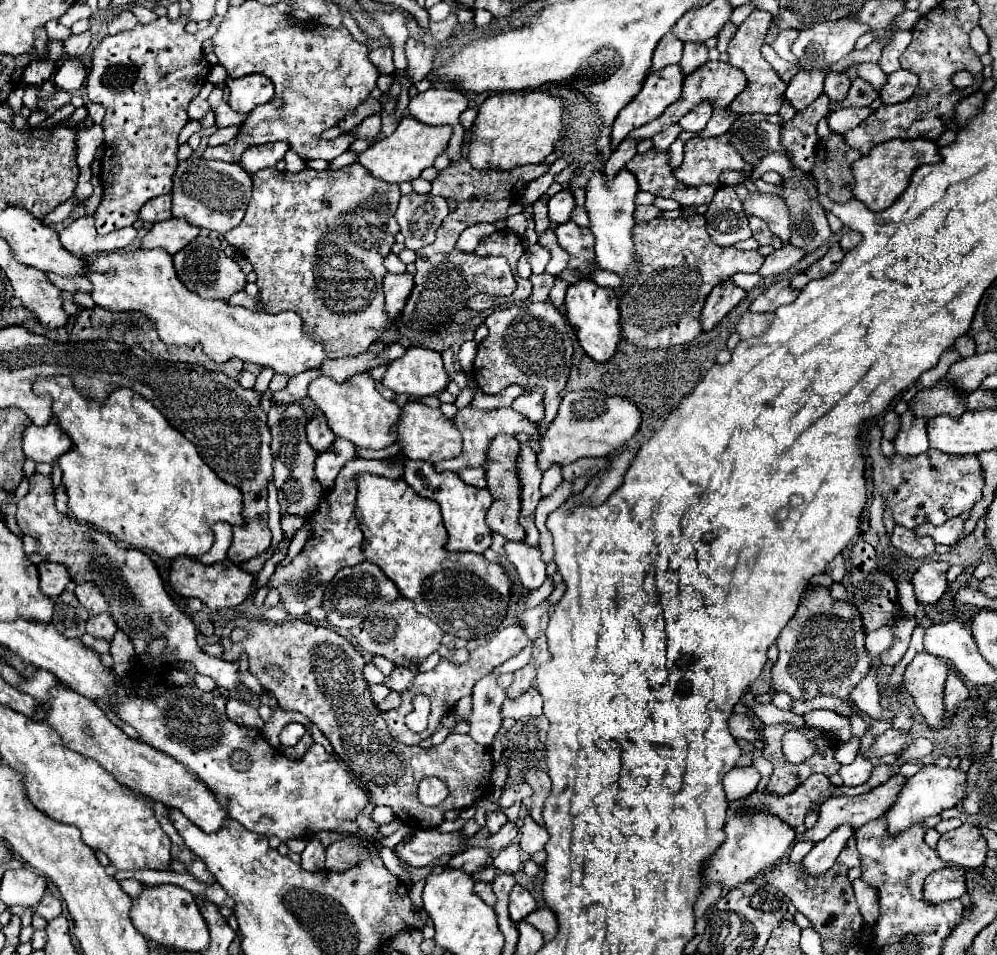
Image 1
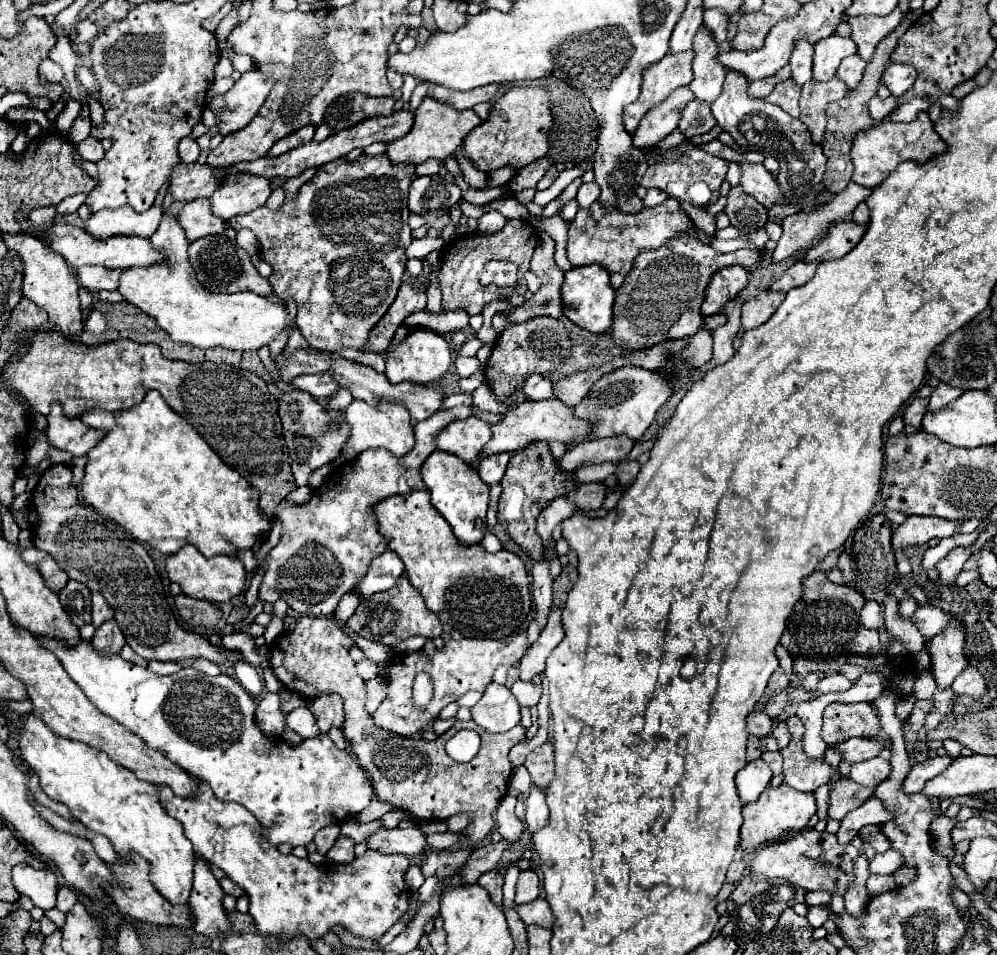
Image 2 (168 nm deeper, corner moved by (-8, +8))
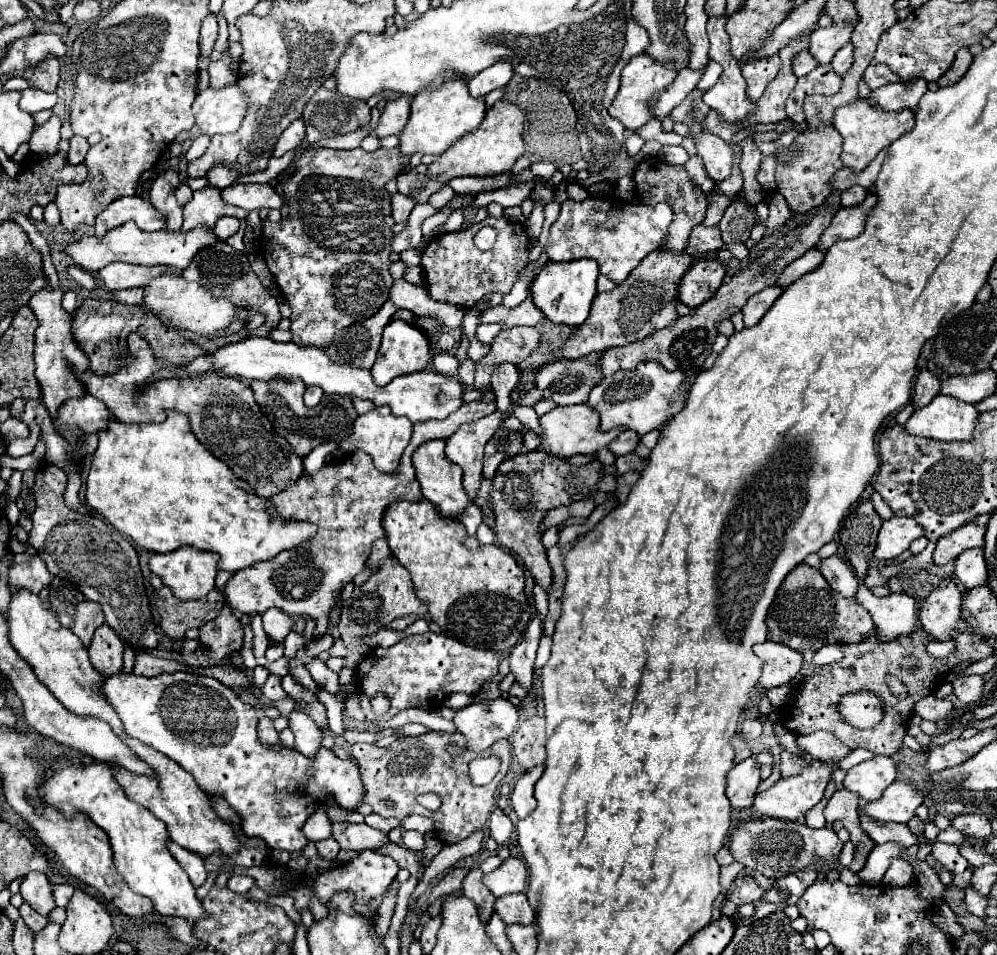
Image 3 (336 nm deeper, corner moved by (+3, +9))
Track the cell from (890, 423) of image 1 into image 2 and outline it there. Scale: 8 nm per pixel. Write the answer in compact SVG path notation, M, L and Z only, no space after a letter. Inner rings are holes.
M915 398L915 400L907 406L907 410L905 410L905 414L903 414L905 424L913 424L915 428L921 428L921 418L923 418L925 412L927 412L927 404L929 404L929 398Z

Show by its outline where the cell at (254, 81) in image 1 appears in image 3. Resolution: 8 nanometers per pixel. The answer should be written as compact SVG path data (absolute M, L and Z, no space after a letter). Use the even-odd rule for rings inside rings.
M238 81L222 89L208 87L196 95L192 111L196 115L196 125L204 135L234 133L246 117L248 93Z

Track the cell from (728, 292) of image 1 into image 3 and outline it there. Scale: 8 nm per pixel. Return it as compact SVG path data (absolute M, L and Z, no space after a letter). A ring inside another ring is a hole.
M698 261L698 265L694 265L694 269L690 269L690 273L682 279L682 289L678 289L680 301L694 309L700 307L720 289L724 275L726 267L720 261Z

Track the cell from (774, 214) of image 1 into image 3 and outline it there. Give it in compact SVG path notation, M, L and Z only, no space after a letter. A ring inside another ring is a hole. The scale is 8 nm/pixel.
M702 125L690 127L690 137L696 139L698 157L702 157L708 175L718 183L730 177L734 167L734 149L716 135L704 133Z

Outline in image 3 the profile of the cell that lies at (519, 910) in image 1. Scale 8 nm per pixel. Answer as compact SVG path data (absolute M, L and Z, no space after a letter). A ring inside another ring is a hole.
M506 859L496 871L484 875L484 885L494 893L494 897L522 893L528 887L528 869L520 859Z

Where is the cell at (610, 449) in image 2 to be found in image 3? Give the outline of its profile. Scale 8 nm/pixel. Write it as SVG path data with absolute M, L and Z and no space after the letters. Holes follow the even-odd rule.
M622 431L614 441L608 443L608 449L614 453L614 455L626 455L626 453L632 453L632 449L636 447L636 433L634 431Z

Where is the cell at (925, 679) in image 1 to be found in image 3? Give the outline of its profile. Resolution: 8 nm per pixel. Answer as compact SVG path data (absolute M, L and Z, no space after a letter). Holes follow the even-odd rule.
M944 579L944 583L934 589L928 599L924 599L918 619L922 623L922 629L930 633L934 641L948 641L956 631L956 625L962 619L960 601L962 595L956 583L950 579Z

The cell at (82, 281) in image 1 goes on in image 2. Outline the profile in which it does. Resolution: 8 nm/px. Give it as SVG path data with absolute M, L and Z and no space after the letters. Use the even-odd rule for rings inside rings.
M81 266L77 270L79 284L91 292L117 290L119 276L121 276L121 270L109 270L109 268L101 268L101 266Z

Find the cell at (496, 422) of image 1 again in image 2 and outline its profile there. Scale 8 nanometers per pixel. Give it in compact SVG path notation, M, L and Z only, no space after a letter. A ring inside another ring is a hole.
M545 400L545 402L523 402L511 412L505 414L505 418L499 424L493 424L493 438L487 442L481 456L491 456L499 452L517 452L533 442L549 442L557 440L563 444L573 444L579 436L587 436L591 426L583 418L577 418L573 414L573 408L563 406L561 400Z

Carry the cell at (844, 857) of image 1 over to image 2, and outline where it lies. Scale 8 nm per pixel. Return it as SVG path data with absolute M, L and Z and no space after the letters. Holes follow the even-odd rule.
M867 825L863 827L859 836L865 838L877 852L889 850L889 838L885 838L885 834L882 833L880 825Z

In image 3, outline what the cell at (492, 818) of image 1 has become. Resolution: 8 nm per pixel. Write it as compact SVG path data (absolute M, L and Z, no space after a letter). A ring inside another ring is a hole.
M496 807L496 809L492 811L492 815L490 815L488 829L490 829L490 837L492 837L498 845L504 845L504 843L510 839L512 831L514 831L514 823L512 823L512 819L510 819L508 815L502 813L502 809Z

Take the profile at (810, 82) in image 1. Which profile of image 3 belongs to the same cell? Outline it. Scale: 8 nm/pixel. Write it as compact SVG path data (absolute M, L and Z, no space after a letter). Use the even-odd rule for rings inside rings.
M830 25L826 29L816 29L810 35L810 47L808 47L810 55L818 61L818 65L830 63L836 51L850 41L852 31L854 29L850 25L840 25L840 27Z

